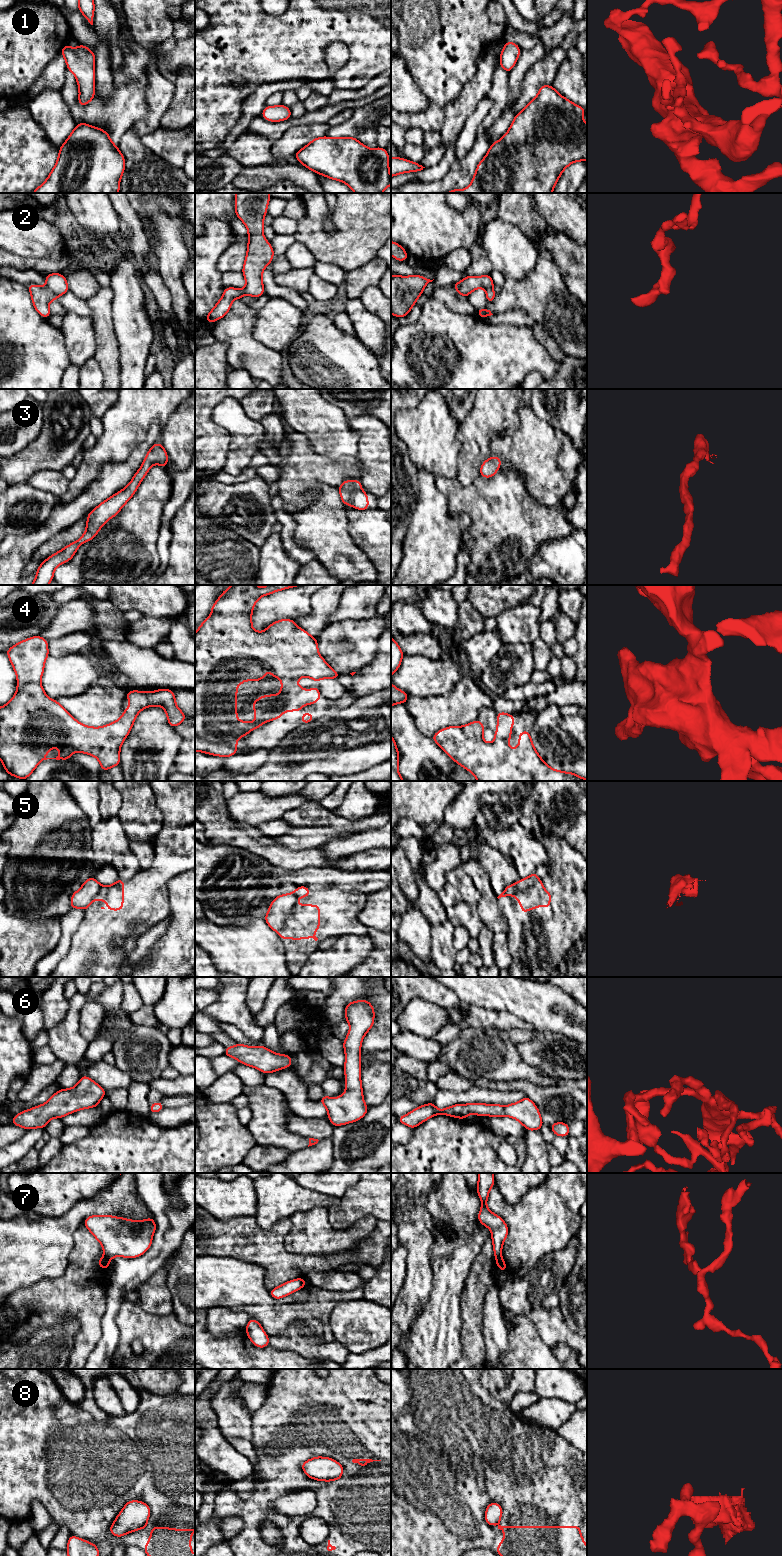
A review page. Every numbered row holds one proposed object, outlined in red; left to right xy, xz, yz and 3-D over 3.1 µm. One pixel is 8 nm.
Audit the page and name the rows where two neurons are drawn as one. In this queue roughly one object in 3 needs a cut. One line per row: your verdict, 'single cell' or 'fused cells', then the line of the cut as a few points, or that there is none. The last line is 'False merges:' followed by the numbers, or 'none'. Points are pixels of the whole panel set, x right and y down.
1: single cell; no cut
2: fused cells; cut in xy along (46, 285), (57, 296)
3: single cell; no cut
4: single cell; no cut
5: fused cells; cut in xz along (295, 902), (279, 934)
6: single cell; no cut
7: fused cells; cut in xy along (104, 1255), (108, 1260)
8: fused cells; cut in xy along (145, 1523), (141, 1527)
False merges: 2, 5, 7, 8

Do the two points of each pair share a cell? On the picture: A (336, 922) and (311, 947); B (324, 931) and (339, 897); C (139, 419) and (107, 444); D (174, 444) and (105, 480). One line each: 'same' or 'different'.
A: same
B: same
C: same
D: different

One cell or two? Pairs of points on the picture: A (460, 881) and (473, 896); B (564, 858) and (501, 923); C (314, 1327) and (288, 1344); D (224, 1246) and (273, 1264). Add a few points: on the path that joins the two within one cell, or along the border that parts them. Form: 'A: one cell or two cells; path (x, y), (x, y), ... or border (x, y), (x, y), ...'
A: one cell; path (464, 885), (469, 892)
B: two cells; border (505, 919), (507, 932)
C: one cell; path (308, 1333), (302, 1338), (294, 1340)
D: one cell; path (236, 1247), (256, 1247), (261, 1252)

